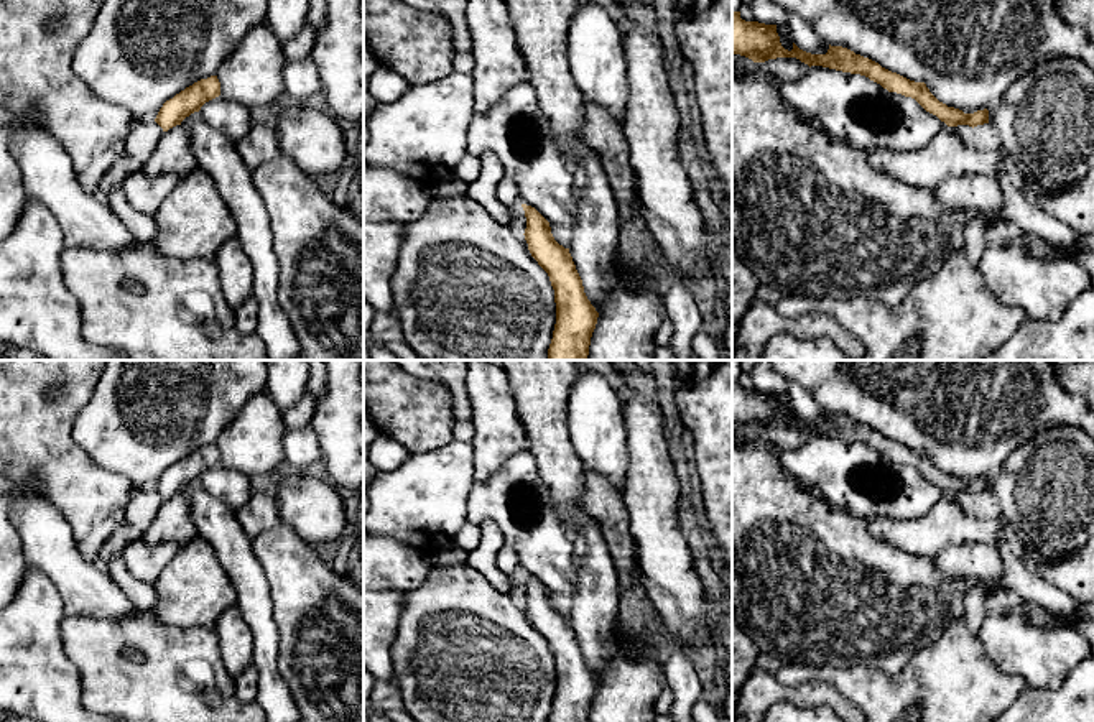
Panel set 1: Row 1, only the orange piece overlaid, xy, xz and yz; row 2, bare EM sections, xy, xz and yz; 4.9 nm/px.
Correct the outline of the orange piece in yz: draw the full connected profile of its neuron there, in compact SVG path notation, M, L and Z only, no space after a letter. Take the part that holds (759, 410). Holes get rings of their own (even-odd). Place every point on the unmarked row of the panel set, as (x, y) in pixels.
M732 380L732 423L740 423L753 431L765 431L776 426L796 426L811 434L823 434L842 441L860 442L880 452L888 461L915 467L926 480L936 484L948 495L989 492L989 479L964 482L959 477L939 470L925 451L910 449L897 441L882 436L878 431L855 423L842 414L831 414L826 423L811 423L793 411L788 419L781 414L776 393L745 390L740 380Z

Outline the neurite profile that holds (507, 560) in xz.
M503 546L498 554L497 554L497 566L500 567L502 572L507 576L518 576L522 574L522 564L518 554Z

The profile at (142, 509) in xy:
M135 488L130 493L120 526L104 543L94 562L105 569L112 558L120 554L127 544L141 539L163 502L163 497L156 490L143 492Z

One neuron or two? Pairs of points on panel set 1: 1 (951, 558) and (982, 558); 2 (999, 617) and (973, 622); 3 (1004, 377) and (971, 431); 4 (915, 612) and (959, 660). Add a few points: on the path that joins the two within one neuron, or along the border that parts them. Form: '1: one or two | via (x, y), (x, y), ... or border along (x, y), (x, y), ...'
1: one | via (959, 558), (974, 558)
2: two | border along (986, 596), (984, 622), (976, 635)
3: one | via (991, 390), (971, 410), (971, 418)
4: two | border along (963, 619), (951, 624), (908, 661)

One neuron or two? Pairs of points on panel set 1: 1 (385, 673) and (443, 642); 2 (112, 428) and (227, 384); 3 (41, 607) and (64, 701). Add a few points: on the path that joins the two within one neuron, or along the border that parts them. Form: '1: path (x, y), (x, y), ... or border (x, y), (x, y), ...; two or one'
1: border (397, 632), (390, 647), (392, 680); two
2: path (140, 420), (153, 407), (199, 403); one
3: path (41, 630), (41, 678); one

